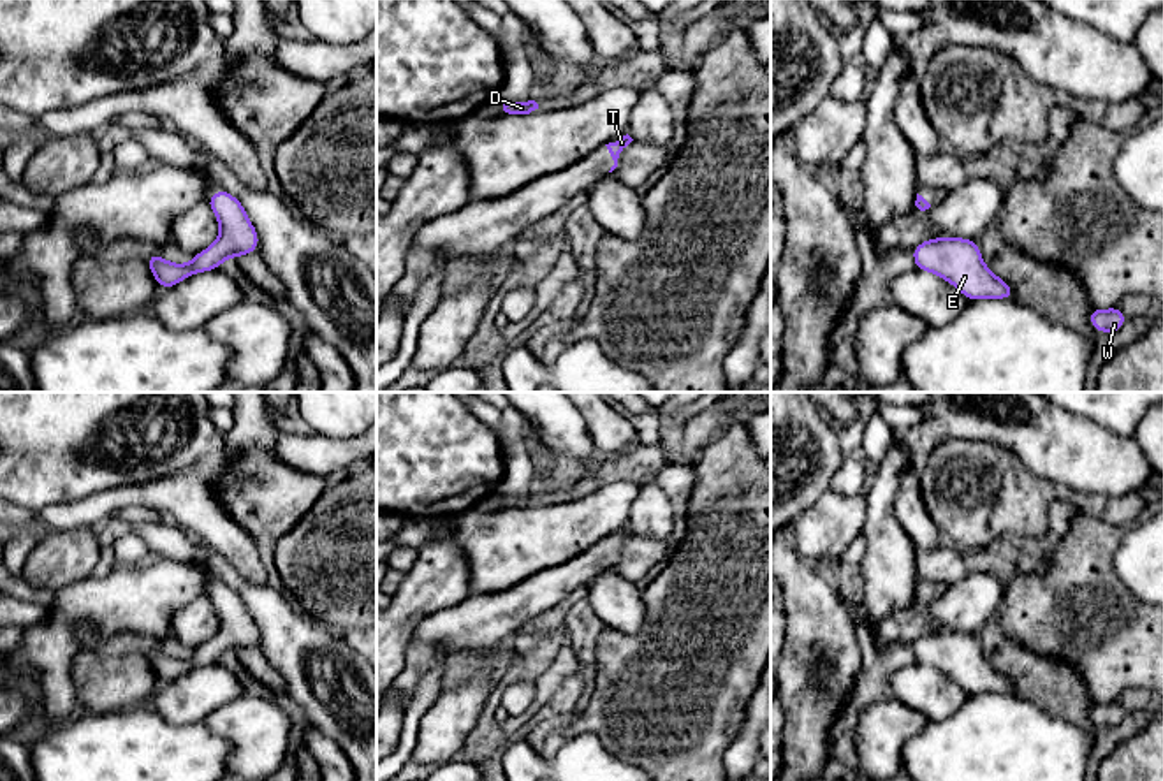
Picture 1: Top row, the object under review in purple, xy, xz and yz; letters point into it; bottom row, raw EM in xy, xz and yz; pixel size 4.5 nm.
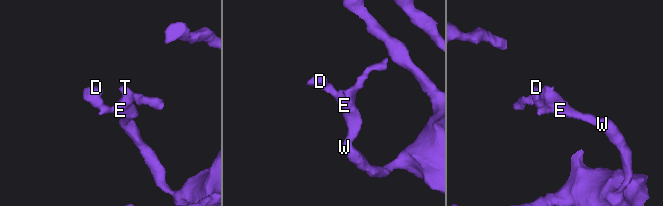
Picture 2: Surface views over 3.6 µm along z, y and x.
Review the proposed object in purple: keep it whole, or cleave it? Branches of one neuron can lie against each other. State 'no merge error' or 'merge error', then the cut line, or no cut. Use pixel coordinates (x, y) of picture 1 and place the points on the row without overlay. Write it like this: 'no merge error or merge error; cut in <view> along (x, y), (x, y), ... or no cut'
no merge error; no cut

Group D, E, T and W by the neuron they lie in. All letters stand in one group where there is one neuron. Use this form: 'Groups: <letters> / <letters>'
Groups: D E T W

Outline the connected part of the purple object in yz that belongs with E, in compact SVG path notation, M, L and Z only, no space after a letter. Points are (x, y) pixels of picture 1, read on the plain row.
M933 631L913 644L915 663L952 677L968 695L1013 693L1012 681L982 654L976 633Z

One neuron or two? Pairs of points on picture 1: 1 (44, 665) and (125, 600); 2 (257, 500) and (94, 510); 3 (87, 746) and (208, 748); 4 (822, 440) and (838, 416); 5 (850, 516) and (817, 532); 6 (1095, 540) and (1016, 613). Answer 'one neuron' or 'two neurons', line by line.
1: one neuron
2: two neurons
3: one neuron
4: two neurons
5: one neuron
6: one neuron

